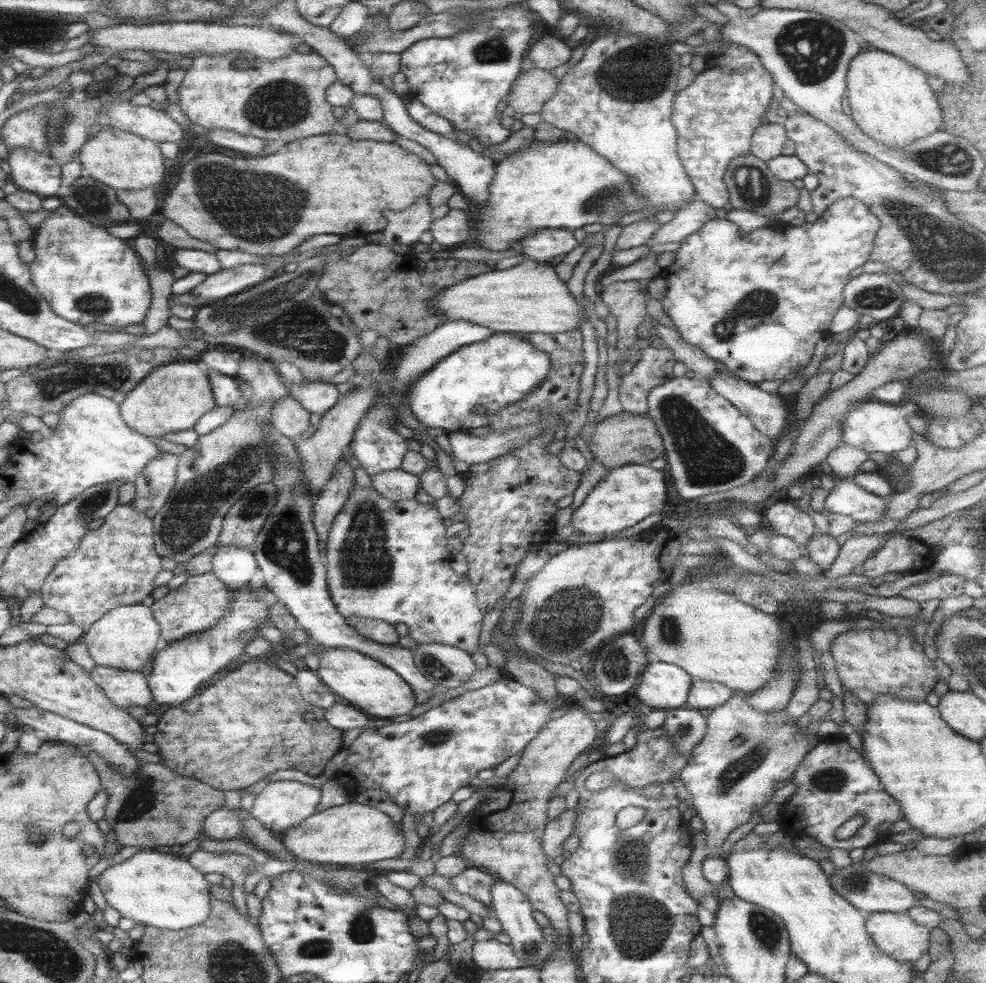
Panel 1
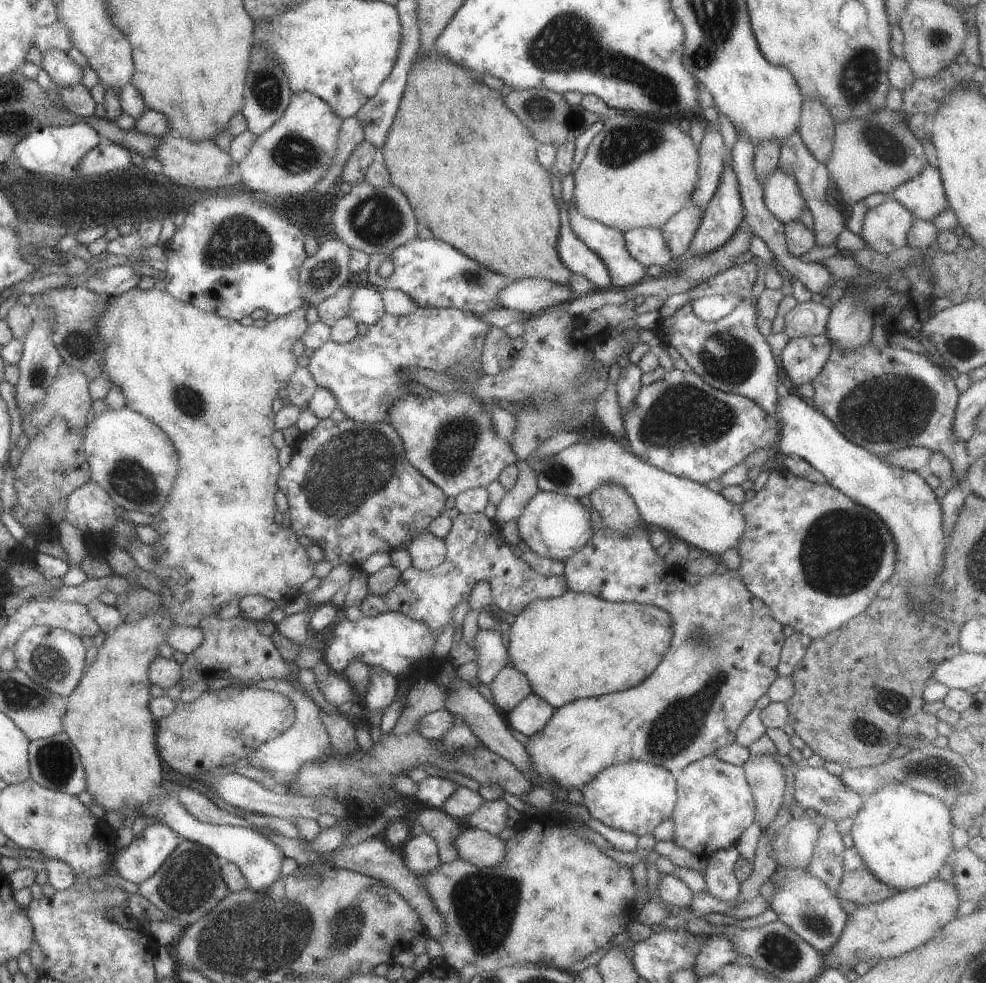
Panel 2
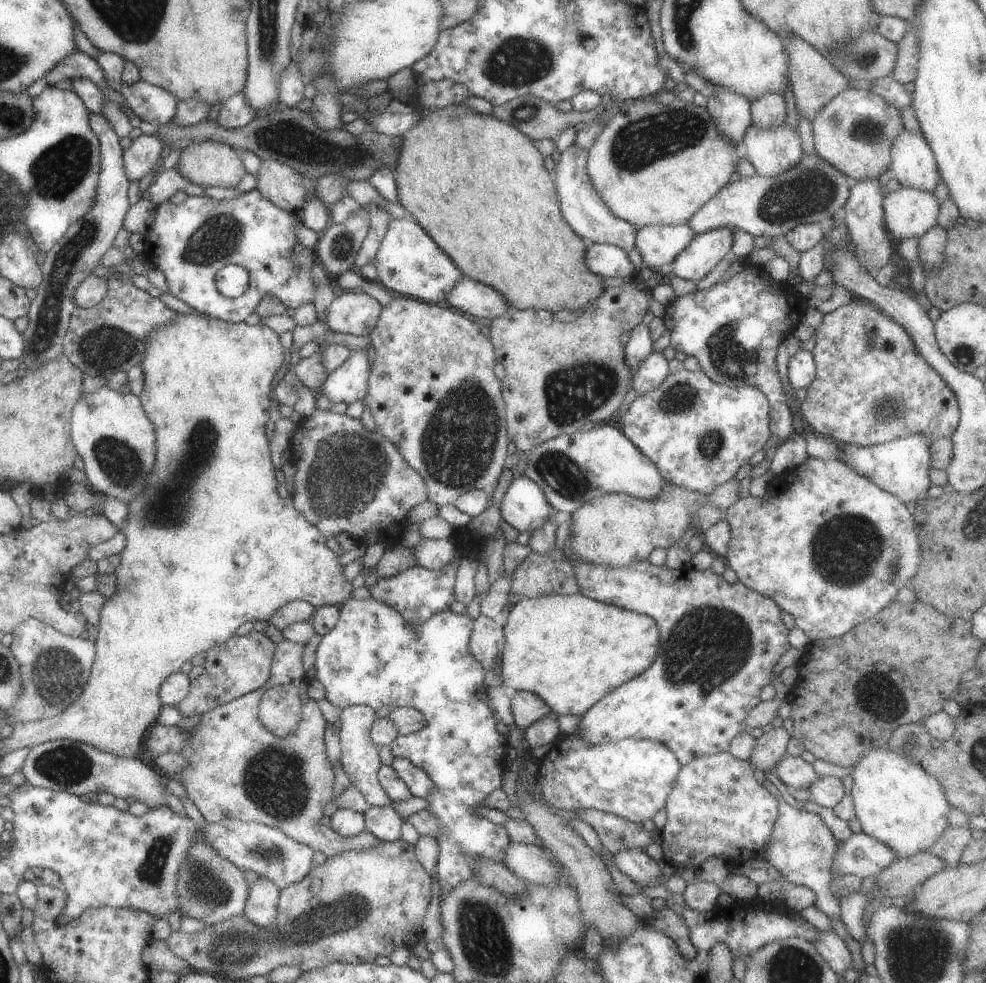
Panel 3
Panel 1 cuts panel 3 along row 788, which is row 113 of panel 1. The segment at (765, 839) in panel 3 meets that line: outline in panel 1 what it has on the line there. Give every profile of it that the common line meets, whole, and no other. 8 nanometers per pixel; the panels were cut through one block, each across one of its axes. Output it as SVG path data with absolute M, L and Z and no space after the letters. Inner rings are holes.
M729 44L717 56L710 56L704 70L693 78L689 86L677 91L671 102L671 123L676 132L676 153L682 168L691 182L694 194L711 208L727 208L728 191L723 183L726 164L736 156L750 152L750 138L755 128L761 125L761 118L769 110L773 90L771 76L747 48Z

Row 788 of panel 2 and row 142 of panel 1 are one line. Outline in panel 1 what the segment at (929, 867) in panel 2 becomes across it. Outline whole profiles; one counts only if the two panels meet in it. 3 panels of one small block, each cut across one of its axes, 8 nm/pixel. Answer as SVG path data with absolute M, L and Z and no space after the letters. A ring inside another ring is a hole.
M869 48L859 52L847 65L845 98L850 109L849 117L856 127L875 142L884 144L887 148L904 148L910 142L933 134L942 128L941 110L936 100L936 93L931 91L923 72L899 60L890 53Z

